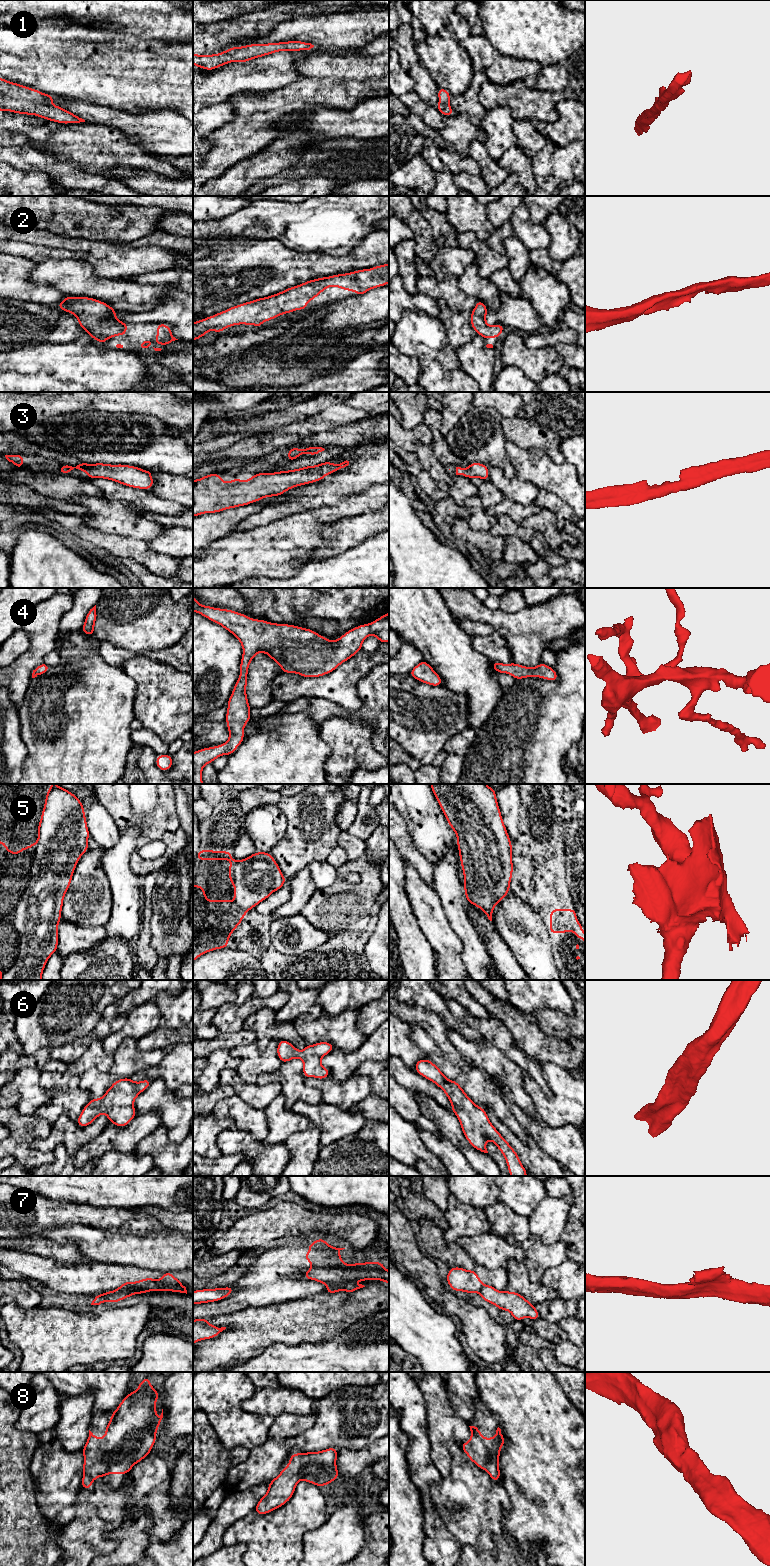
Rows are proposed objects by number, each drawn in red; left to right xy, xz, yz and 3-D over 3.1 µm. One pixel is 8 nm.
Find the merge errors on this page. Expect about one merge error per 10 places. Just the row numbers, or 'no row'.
7

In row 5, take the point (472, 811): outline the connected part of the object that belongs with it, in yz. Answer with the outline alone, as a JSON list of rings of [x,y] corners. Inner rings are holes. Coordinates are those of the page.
[[[430,784],[430,786],[445,818],[457,835],[466,901],[479,907],[492,921],[494,907],[510,891],[513,873],[513,846],[502,819],[496,790],[486,784]]]

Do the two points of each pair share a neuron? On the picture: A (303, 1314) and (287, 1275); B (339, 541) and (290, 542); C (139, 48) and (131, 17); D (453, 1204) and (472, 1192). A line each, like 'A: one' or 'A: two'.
A: two
B: two
C: two
D: two

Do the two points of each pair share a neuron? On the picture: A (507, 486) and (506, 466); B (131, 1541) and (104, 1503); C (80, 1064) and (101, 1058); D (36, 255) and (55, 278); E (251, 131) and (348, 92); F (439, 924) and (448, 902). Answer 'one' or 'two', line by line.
A: two
B: two
C: one
D: two
E: one
F: two

